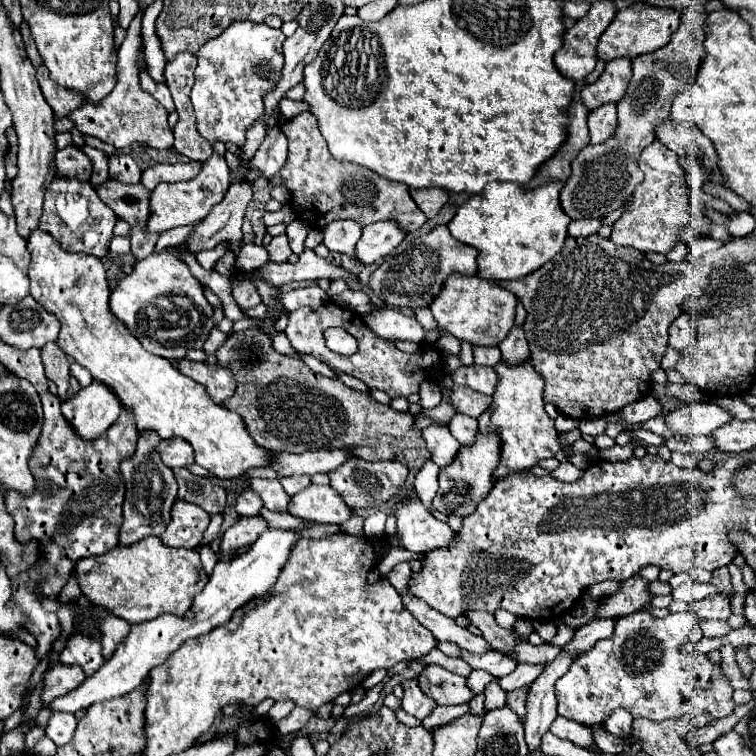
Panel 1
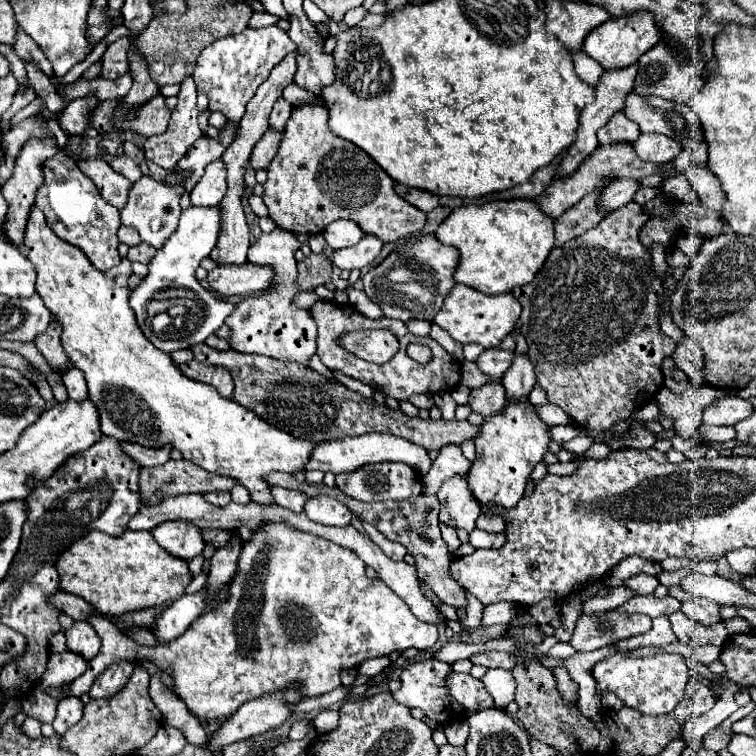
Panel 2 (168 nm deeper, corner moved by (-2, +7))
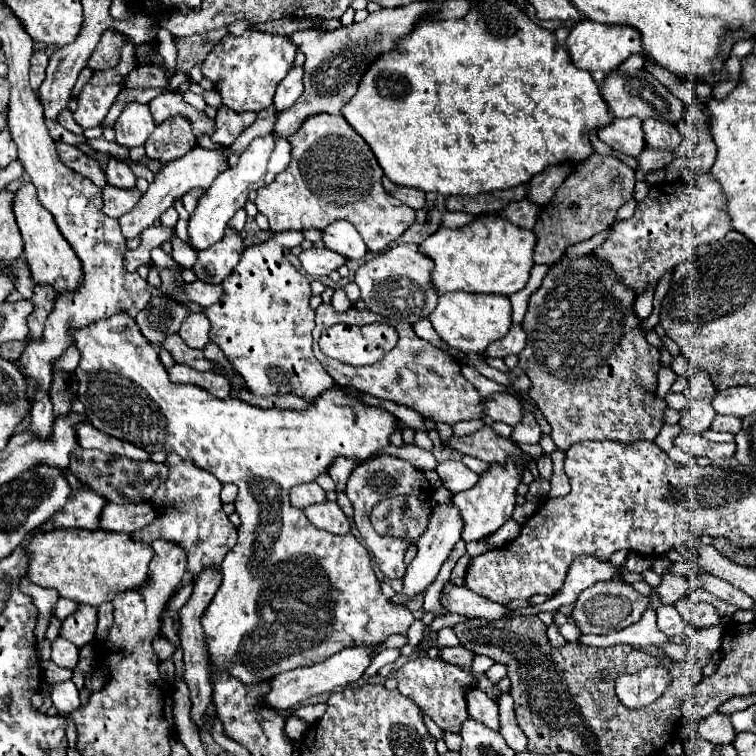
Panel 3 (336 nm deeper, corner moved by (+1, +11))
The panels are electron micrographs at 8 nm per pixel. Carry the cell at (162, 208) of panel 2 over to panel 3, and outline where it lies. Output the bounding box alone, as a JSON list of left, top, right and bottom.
[102,186,140,218]

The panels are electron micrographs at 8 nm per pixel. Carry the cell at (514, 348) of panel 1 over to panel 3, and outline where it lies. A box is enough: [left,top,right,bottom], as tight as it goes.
[512,410,540,444]

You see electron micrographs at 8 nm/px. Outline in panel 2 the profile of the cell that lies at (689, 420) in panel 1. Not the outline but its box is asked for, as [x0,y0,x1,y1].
[703,396,753,426]

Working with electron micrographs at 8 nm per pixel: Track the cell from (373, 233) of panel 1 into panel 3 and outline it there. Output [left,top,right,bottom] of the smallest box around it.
[298,246,346,278]

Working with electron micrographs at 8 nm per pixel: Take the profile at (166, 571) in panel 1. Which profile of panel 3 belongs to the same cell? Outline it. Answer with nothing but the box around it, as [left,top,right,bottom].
[26,529,152,606]

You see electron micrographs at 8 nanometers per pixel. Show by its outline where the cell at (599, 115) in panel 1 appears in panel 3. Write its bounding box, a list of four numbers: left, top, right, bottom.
[598,118,646,158]

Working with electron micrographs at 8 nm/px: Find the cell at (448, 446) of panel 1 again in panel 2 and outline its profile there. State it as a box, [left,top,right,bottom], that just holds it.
[423,444,471,494]

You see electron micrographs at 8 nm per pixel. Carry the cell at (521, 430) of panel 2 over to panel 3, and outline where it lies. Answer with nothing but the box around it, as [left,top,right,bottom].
[452,460,522,544]

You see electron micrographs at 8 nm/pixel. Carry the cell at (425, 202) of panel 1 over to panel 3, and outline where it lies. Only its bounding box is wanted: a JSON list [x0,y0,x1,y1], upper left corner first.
[384,178,426,210]

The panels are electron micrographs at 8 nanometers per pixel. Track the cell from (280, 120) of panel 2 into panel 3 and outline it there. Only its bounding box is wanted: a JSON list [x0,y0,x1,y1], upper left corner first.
[274,66,302,112]

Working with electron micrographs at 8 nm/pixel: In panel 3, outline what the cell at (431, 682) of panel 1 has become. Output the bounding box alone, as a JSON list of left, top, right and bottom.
[466,688,500,730]

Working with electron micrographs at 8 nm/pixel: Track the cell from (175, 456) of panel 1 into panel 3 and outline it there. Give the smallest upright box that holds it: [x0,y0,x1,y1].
[76,422,148,460]

